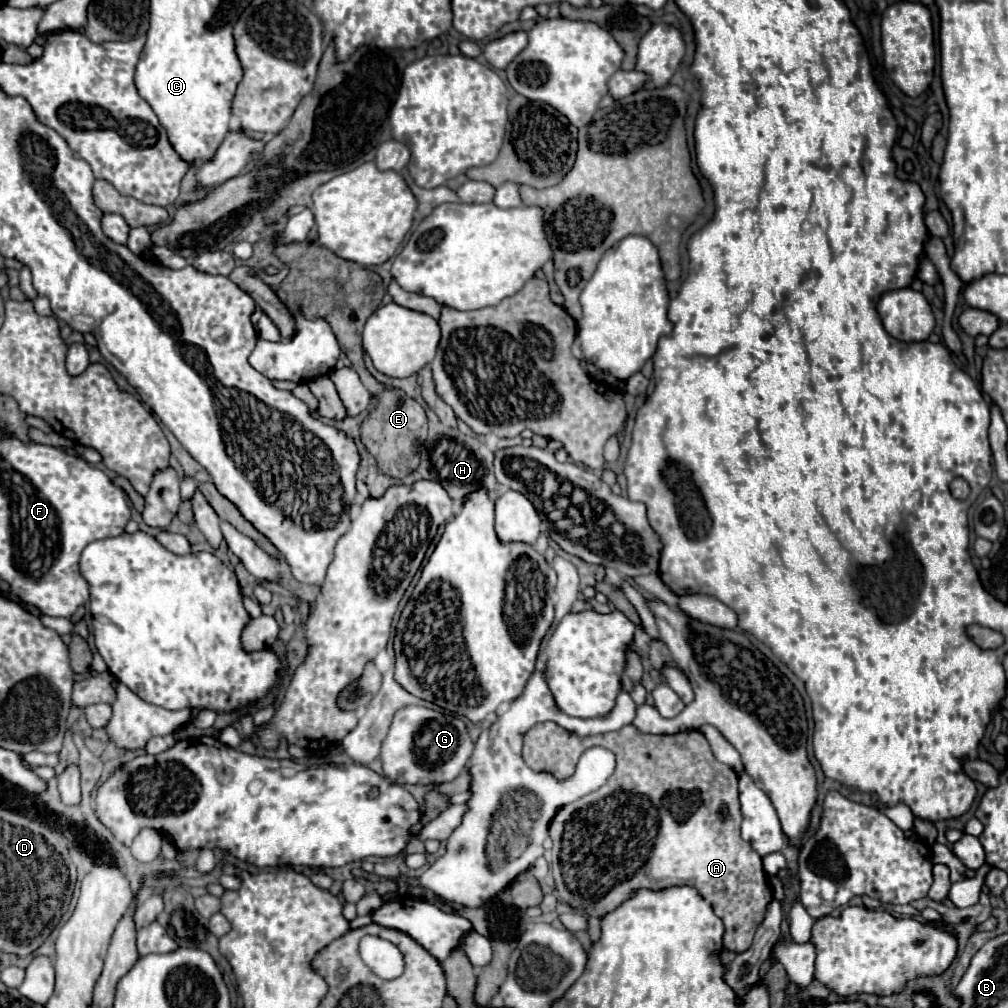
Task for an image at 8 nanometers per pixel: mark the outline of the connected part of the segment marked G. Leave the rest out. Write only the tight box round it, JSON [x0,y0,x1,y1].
[380,707,474,785]

